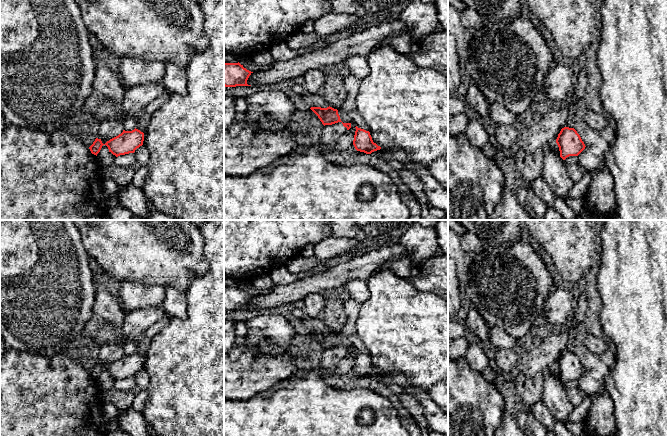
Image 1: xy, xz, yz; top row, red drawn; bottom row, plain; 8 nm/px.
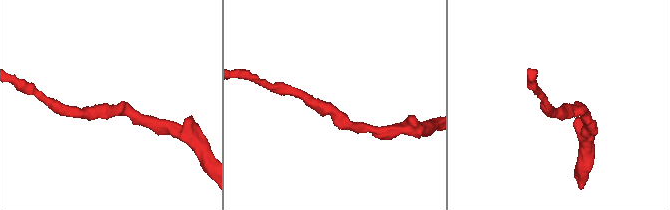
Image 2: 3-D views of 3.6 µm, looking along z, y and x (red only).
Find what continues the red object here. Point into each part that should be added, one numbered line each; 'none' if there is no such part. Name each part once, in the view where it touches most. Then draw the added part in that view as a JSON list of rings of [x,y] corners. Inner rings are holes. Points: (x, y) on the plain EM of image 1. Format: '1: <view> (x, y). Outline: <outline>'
none

